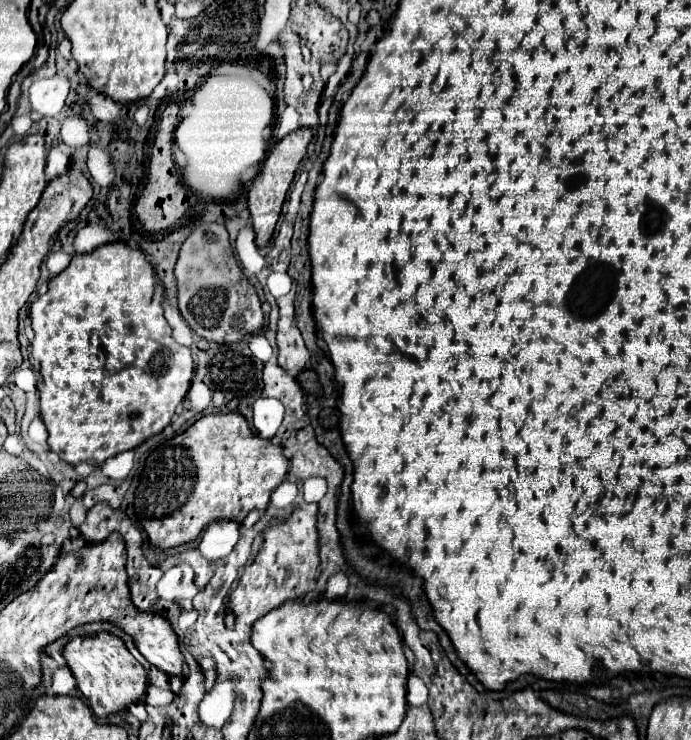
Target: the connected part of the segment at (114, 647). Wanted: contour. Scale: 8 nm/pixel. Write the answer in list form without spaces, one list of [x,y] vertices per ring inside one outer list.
[[[98,632],[92,636],[76,636],[64,648],[64,658],[72,676],[76,678],[76,688],[88,700],[92,712],[98,718],[124,710],[128,704],[138,702],[144,698],[148,676],[142,664],[128,652],[124,642],[110,634]]]

